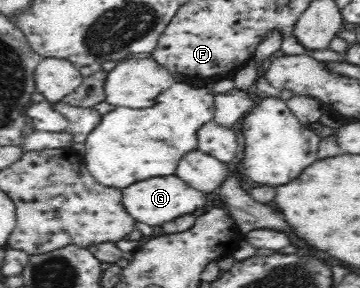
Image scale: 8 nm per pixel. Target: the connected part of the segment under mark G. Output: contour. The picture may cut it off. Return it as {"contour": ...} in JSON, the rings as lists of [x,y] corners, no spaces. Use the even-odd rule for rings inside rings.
{"contour":[[[170,175],[169,177],[152,177],[147,181],[139,181],[135,185],[128,185],[127,189],[123,189],[123,205],[127,209],[127,213],[145,223],[145,225],[163,225],[167,221],[173,221],[175,217],[179,215],[185,215],[185,213],[195,213],[197,209],[205,207],[207,199],[201,191],[193,189],[190,185],[187,185],[185,181],[181,181],[181,178]]]}

